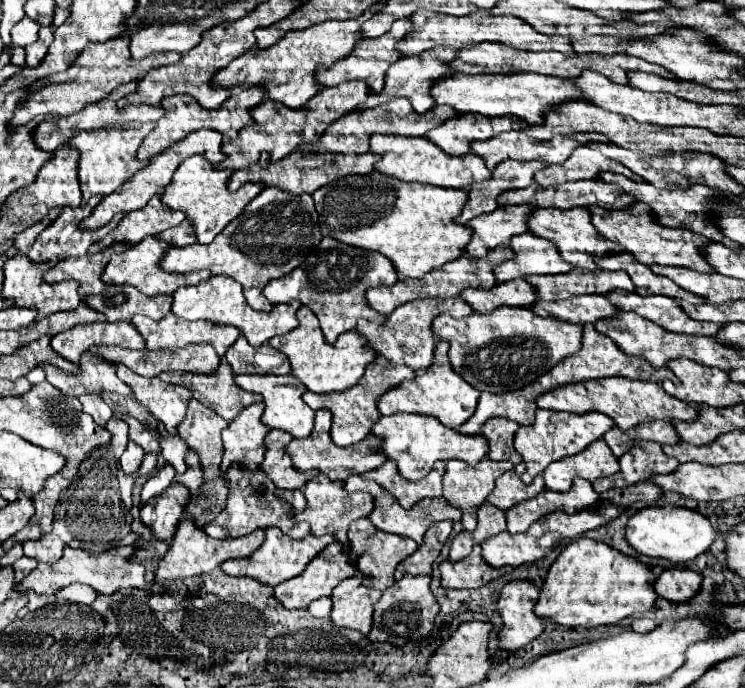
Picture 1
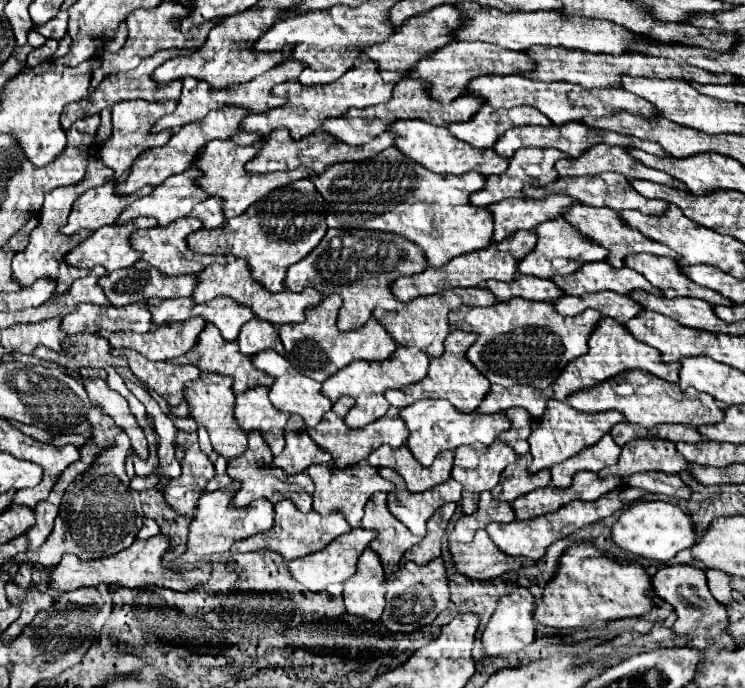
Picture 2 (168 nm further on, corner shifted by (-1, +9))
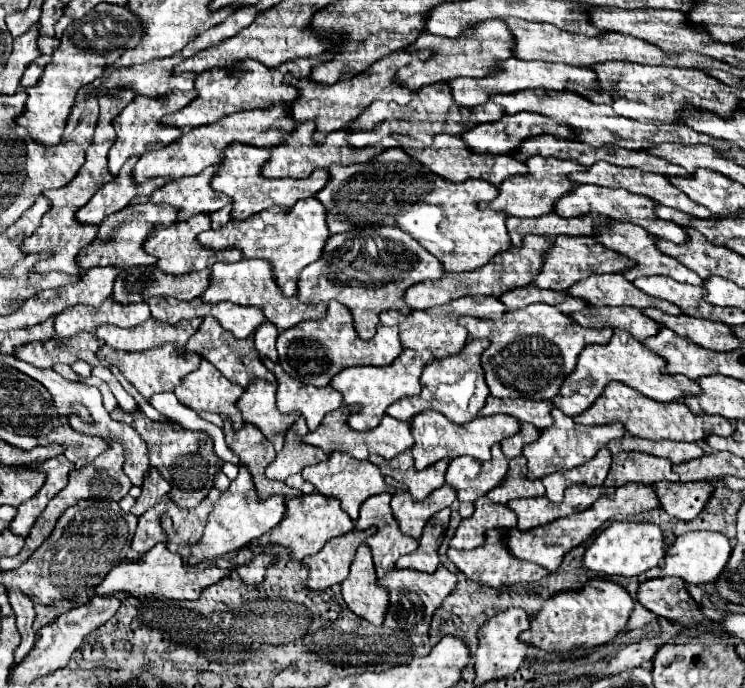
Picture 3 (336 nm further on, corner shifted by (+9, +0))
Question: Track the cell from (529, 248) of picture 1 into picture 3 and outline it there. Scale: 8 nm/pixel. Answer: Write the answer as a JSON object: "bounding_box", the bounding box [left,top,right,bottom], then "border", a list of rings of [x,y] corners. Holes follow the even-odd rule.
{"bounding_box":[533,236,633,290],"border":[[[557,236],[553,246],[543,254],[543,266],[539,274],[533,276],[533,284],[541,288],[551,288],[551,290],[567,290],[581,278],[587,278],[591,274],[605,274],[605,272],[623,272],[633,262],[605,246],[601,246],[595,238],[591,236]]]}

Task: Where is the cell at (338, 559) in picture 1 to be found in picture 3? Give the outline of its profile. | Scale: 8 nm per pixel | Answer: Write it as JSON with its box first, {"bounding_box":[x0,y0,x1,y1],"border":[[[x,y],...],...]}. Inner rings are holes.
{"bounding_box":[303,527,376,590],"border":[[[371,527],[365,531],[354,531],[345,536],[337,536],[331,542],[327,542],[323,550],[305,558],[303,564],[309,572],[307,588],[323,590],[325,586],[341,584],[349,574],[349,566],[353,562],[355,550],[365,542],[365,538],[375,532],[376,528]]]}

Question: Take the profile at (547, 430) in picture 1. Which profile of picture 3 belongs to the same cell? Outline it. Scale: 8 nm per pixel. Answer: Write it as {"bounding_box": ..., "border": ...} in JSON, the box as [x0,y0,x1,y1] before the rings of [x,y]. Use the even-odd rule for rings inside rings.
{"bounding_box":[523,410,625,480],"border":[[[553,410],[553,424],[545,430],[539,432],[539,440],[525,446],[523,456],[527,458],[527,478],[535,480],[535,478],[543,478],[545,474],[551,472],[561,472],[561,470],[569,470],[575,466],[581,466],[585,462],[589,462],[599,448],[607,446],[609,440],[613,438],[621,438],[625,434],[625,428],[621,424],[609,424],[609,426],[581,426],[577,422],[573,422],[573,418],[565,416],[561,410]]]}

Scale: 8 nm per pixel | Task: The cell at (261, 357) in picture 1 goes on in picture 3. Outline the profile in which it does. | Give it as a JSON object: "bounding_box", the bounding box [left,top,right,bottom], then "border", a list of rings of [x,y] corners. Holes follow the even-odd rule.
{"bounding_box":[253,322,277,362],"border":[[[263,322],[255,332],[253,332],[253,344],[255,344],[255,350],[277,362],[277,350],[275,350],[275,338],[277,338],[277,328],[271,324],[271,322]]]}

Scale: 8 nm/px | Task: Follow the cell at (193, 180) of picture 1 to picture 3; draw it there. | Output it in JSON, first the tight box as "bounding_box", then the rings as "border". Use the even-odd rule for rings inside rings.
{"bounding_box":[211,144,329,220],"border":[[[233,144],[233,146],[229,146],[229,150],[225,150],[225,160],[221,160],[217,164],[217,174],[213,176],[211,186],[213,186],[213,190],[231,198],[231,204],[233,204],[231,218],[247,220],[249,216],[253,216],[265,208],[271,208],[275,204],[291,208],[297,200],[309,198],[315,192],[319,192],[329,178],[327,170],[315,170],[311,176],[307,176],[303,180],[295,180],[295,178],[267,180],[259,174],[259,168],[263,162],[267,162],[267,158],[269,158],[267,148],[255,148],[255,146],[247,146],[247,144]]]}

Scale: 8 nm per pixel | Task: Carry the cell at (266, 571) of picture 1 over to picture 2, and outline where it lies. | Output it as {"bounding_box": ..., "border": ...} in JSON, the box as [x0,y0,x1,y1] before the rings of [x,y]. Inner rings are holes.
{"bounding_box":[231,501,351,561],"border":[[[279,501],[275,505],[275,527],[271,531],[265,533],[257,533],[249,539],[237,541],[231,547],[231,553],[247,553],[247,551],[261,551],[261,549],[271,549],[277,551],[281,557],[285,557],[287,561],[297,559],[297,557],[305,557],[309,553],[317,553],[321,549],[325,549],[335,537],[349,533],[351,525],[347,523],[347,519],[341,513],[331,513],[327,517],[319,515],[317,511],[309,511],[309,513],[301,513],[293,501]]]}

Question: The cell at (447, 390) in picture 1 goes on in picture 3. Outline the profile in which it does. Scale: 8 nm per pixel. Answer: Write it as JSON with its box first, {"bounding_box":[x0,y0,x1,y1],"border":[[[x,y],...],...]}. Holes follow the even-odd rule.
{"bounding_box":[387,340,489,424],"border":[[[469,340],[461,354],[429,362],[421,374],[421,394],[397,400],[393,406],[389,406],[387,414],[397,420],[409,420],[415,414],[433,408],[445,414],[455,424],[467,424],[473,418],[477,418],[479,410],[485,406],[485,400],[489,396],[489,388],[485,384],[483,368],[479,362],[479,356],[487,346],[489,340]]]}

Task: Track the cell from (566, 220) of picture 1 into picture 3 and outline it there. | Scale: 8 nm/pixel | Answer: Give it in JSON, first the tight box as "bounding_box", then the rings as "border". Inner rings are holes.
{"bounding_box":[593,222,703,284],"border":[[[603,222],[603,224],[597,224],[593,238],[597,238],[597,242],[601,242],[603,246],[609,246],[609,250],[617,250],[617,254],[625,254],[625,256],[633,258],[633,262],[637,262],[637,266],[633,266],[633,270],[625,270],[623,276],[627,280],[635,280],[639,276],[651,276],[651,274],[665,274],[665,276],[671,276],[671,278],[675,278],[679,282],[687,282],[687,284],[701,284],[703,282],[697,274],[693,274],[681,262],[661,254],[655,248],[655,236],[651,236],[649,232],[645,232],[643,228],[639,228],[631,222]]]}

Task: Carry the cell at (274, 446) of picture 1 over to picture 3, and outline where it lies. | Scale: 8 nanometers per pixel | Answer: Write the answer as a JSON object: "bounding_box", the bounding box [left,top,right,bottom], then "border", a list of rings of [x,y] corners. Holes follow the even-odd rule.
{"bounding_box":[265,416,327,480],"border":[[[299,416],[299,420],[287,430],[283,450],[277,454],[277,458],[267,466],[265,474],[273,480],[285,480],[291,474],[301,472],[305,466],[315,466],[317,462],[325,462],[327,454],[321,448],[303,444],[303,436],[307,434],[305,420]]]}

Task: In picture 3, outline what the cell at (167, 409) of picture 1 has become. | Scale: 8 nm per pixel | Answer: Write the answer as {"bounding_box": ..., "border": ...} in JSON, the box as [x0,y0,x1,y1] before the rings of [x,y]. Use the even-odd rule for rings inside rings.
{"bounding_box":[111,344,201,400],"border":[[[173,344],[145,350],[145,352],[113,352],[113,356],[111,356],[111,364],[119,368],[119,372],[137,388],[137,392],[145,400],[151,400],[153,394],[175,390],[181,384],[181,380],[185,378],[185,374],[191,374],[193,370],[197,370],[199,362],[201,362],[201,358],[197,354],[189,354],[189,358],[187,358],[181,352],[175,352]]]}

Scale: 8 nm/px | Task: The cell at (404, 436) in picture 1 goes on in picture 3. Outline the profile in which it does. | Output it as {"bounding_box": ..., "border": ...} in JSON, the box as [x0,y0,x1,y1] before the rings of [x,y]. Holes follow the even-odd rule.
{"bounding_box":[411,410,519,470],"border":[[[425,410],[421,414],[415,414],[411,420],[411,434],[415,438],[415,444],[411,448],[413,452],[413,460],[415,460],[415,468],[417,470],[425,470],[427,466],[447,458],[453,460],[457,456],[473,456],[477,460],[489,460],[491,458],[491,446],[501,442],[507,436],[513,436],[519,430],[519,420],[505,416],[505,414],[497,414],[497,416],[479,416],[469,424],[457,426],[455,422],[447,420],[441,412],[435,410]]]}

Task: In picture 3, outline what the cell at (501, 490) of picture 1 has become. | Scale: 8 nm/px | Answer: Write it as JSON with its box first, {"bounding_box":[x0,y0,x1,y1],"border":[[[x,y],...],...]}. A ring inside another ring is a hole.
{"bounding_box":[487,456,545,504],"border":[[[523,456],[509,462],[509,470],[501,480],[501,484],[489,490],[487,494],[487,498],[497,504],[507,504],[515,498],[533,498],[533,496],[545,496],[545,488],[541,480],[527,478],[527,462]]]}

